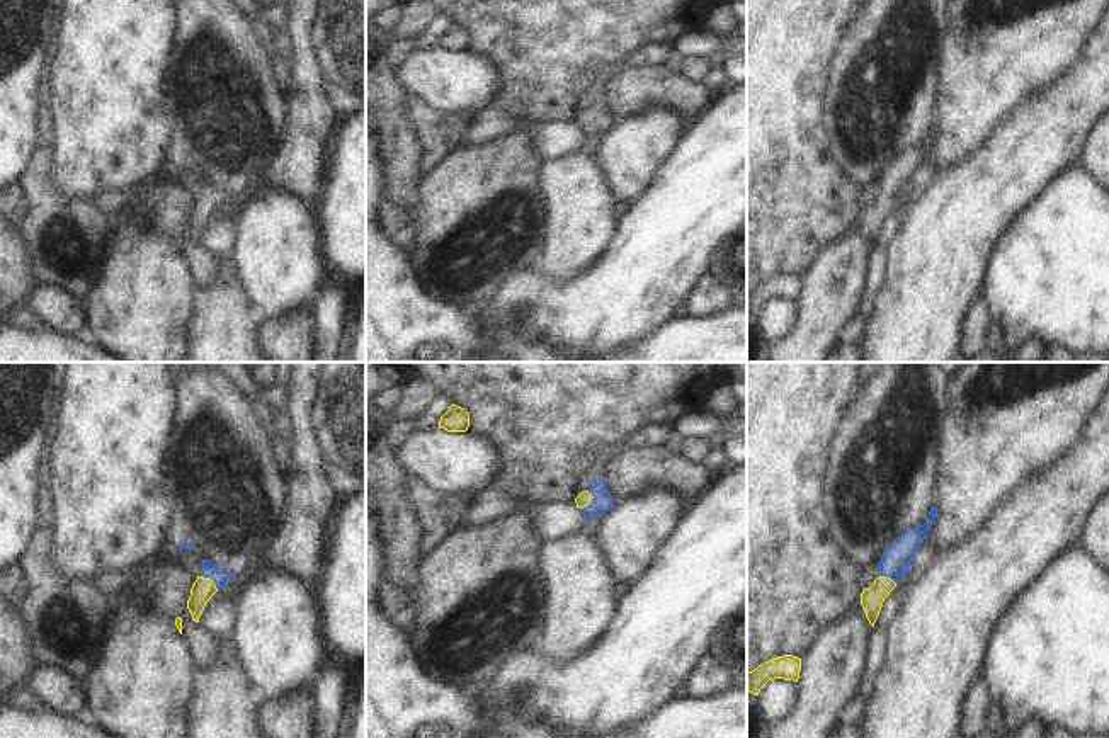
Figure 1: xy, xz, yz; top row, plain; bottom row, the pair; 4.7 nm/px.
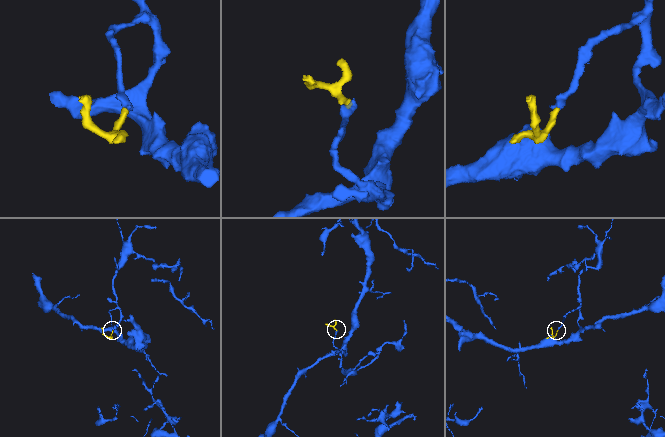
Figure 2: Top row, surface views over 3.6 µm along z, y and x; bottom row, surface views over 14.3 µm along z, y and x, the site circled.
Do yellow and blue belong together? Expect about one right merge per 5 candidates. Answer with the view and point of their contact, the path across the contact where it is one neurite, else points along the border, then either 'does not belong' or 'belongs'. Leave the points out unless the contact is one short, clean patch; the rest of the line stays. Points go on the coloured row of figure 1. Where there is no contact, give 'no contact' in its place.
xz (591, 500) | across xz (584, 499), (591, 500), (602, 500) | belongs

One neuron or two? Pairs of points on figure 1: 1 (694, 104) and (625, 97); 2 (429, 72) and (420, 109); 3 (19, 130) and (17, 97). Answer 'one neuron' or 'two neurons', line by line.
1: one neuron
2: two neurons
3: one neuron

